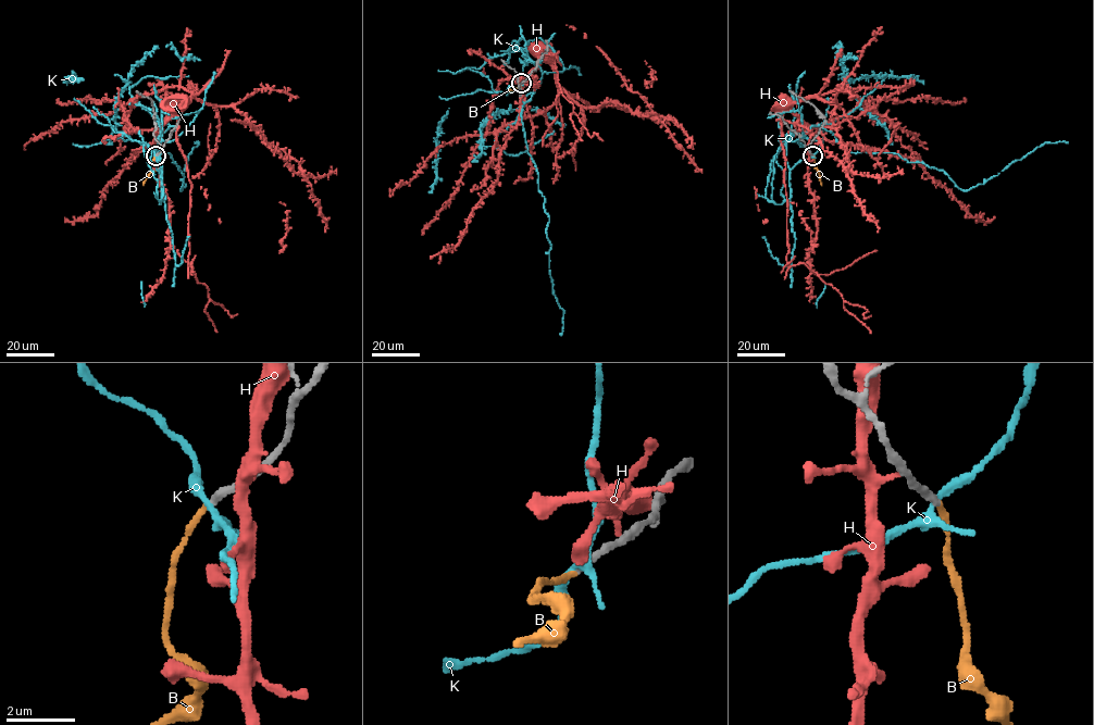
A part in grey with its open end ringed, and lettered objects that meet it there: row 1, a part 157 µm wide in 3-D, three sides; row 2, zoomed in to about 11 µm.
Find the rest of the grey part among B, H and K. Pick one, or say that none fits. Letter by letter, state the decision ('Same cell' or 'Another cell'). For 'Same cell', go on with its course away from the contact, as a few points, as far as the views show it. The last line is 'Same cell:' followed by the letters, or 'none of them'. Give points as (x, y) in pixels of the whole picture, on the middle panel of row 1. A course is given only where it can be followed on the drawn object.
B: Same cell. Its course: (521, 84), (508, 91)
H: Another cell
K: Another cell
Same cell: B

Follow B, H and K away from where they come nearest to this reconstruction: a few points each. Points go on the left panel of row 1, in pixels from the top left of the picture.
B: (156, 155), (152, 164), (154, 169), (143, 185)
H: (159, 153), (162, 126), (190, 98), (198, 98), (234, 107), (301, 172), (290, 167), (255, 128), (231, 120)
K: (156, 155), (160, 169), (174, 126), (156, 151), (179, 167), (182, 190), (194, 144)

